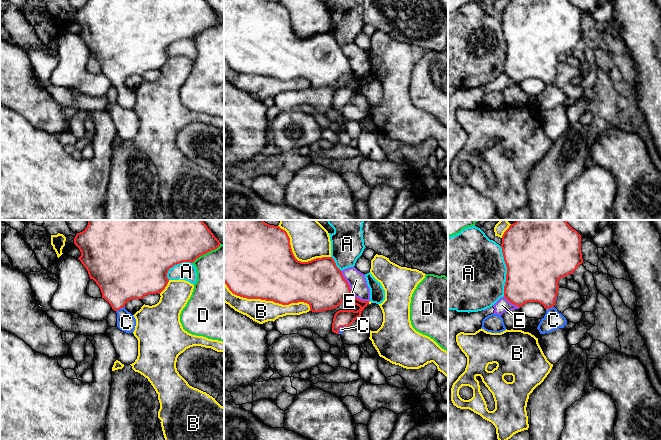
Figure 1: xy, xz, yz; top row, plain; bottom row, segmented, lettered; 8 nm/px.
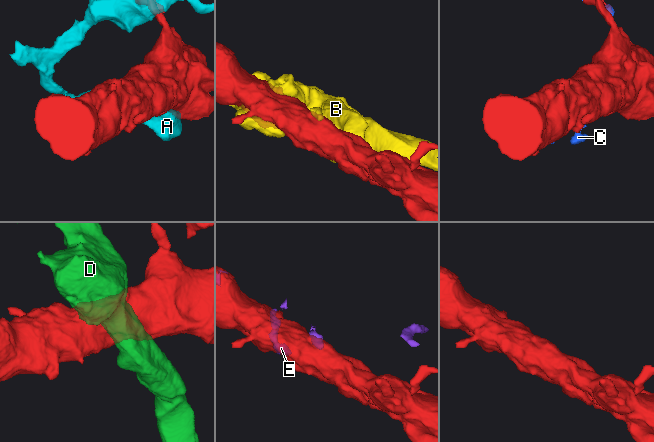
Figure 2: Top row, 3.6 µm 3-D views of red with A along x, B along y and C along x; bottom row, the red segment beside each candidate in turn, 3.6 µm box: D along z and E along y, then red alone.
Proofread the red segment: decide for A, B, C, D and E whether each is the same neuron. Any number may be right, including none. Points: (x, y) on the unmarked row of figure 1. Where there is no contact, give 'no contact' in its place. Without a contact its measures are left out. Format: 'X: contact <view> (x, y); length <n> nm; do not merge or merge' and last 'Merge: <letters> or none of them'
A: contact yz (507, 47); length 400 nm; do not merge
B: contact xz (267, 76); length 750 nm; do not merge
C: contact xy (120, 84); length 80 nm; merge
D: contact xy (206, 28); length 280 nm; do not merge
E: contact xz (350, 66); length 340 nm; do not merge
Merge: C

